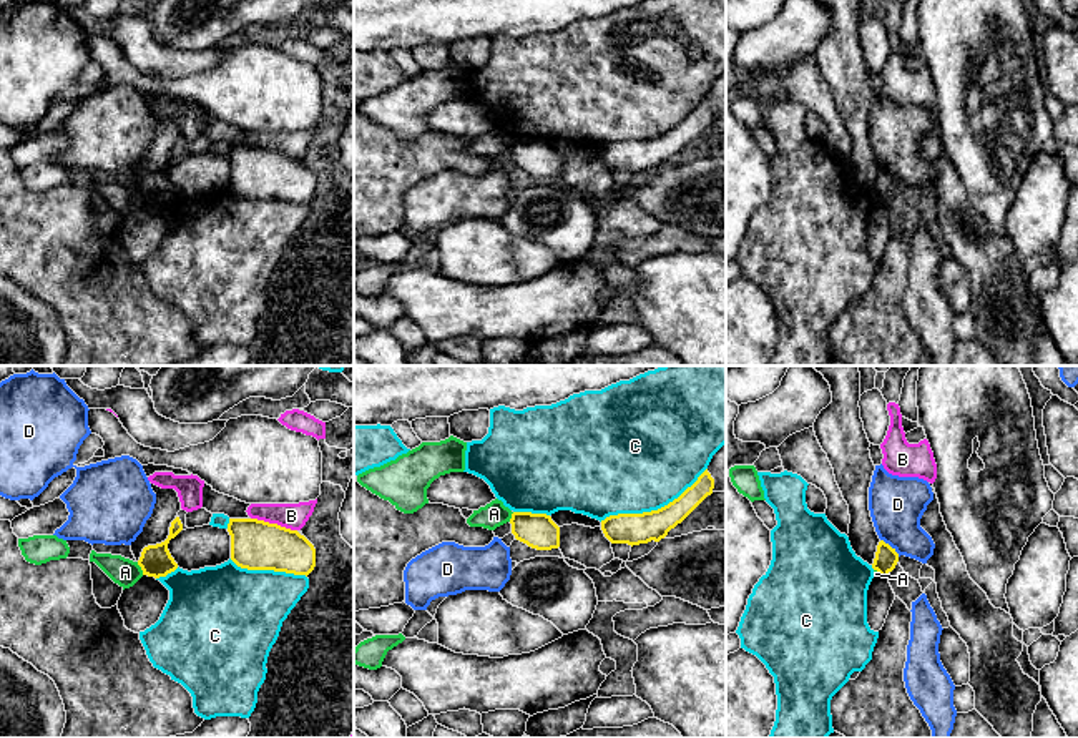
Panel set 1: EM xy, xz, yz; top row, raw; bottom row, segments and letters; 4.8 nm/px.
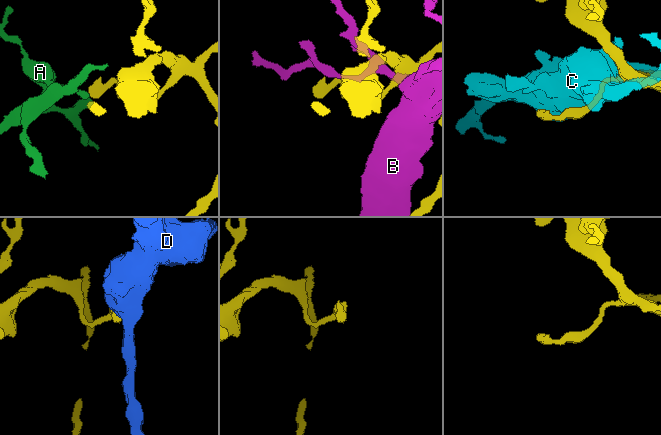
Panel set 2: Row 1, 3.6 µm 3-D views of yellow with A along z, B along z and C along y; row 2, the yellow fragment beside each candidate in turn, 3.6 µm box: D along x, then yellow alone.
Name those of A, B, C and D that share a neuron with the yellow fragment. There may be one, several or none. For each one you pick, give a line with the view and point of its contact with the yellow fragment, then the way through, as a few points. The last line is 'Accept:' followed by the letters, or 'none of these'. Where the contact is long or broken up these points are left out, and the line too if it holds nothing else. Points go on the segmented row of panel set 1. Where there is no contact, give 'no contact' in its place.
Accept: none of these

